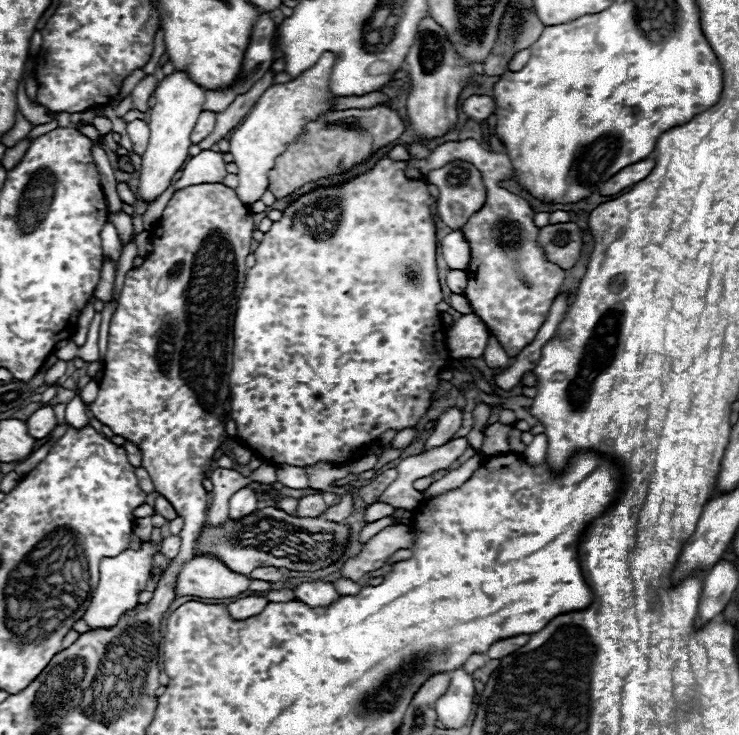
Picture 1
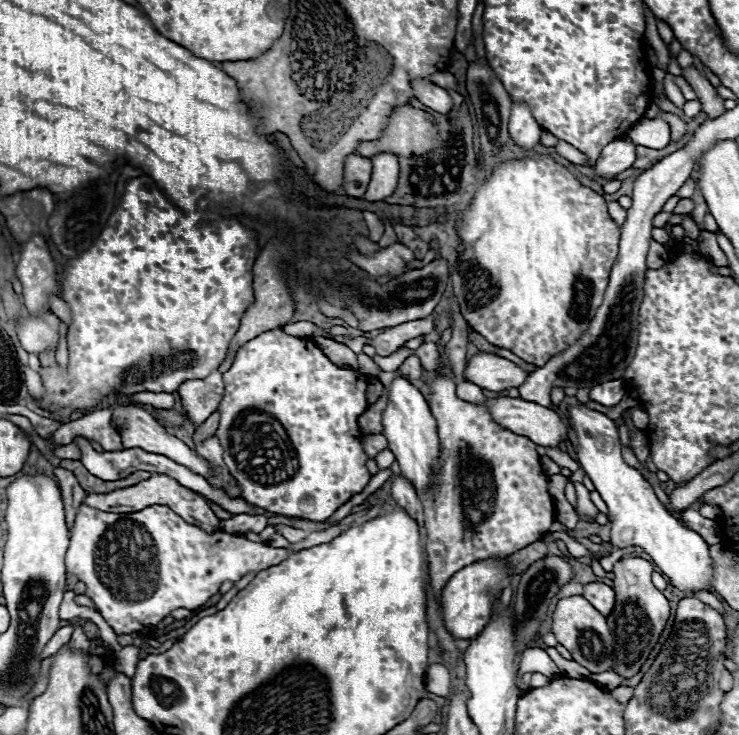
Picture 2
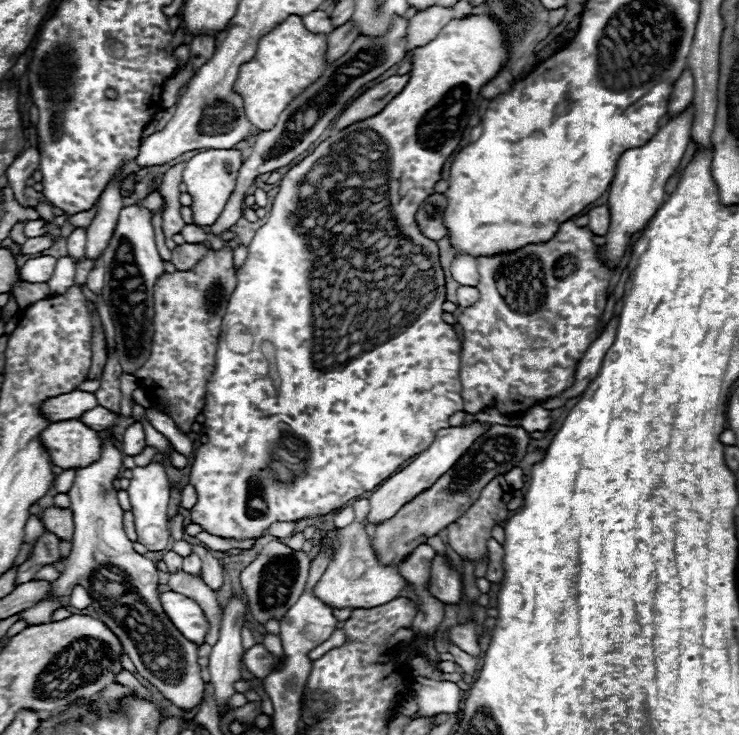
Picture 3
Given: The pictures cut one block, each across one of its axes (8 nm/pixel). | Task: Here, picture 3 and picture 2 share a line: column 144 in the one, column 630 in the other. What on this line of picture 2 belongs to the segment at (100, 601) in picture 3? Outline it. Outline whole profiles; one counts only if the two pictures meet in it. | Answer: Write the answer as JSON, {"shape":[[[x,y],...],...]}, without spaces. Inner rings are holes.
{"shape":[[[626,558],[614,564],[614,590],[616,590],[616,604],[612,614],[608,616],[608,624],[614,634],[614,672],[622,678],[632,678],[640,672],[642,664],[648,660],[652,648],[656,646],[664,624],[670,616],[668,600],[662,592],[652,584],[652,564],[644,558]]]}

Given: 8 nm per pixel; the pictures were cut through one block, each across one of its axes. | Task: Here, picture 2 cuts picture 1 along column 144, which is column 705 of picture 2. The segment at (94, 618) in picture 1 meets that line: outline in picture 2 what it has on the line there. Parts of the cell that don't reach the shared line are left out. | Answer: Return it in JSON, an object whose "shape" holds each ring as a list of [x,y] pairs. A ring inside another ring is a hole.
{"shape":[[[574,404],[568,408],[570,414],[570,422],[572,428],[576,432],[576,454],[578,454],[578,462],[584,468],[584,472],[588,474],[588,478],[594,482],[596,490],[600,492],[600,496],[604,498],[604,502],[608,504],[610,514],[614,516],[612,520],[612,544],[616,548],[630,548],[630,546],[638,546],[644,552],[648,552],[652,556],[652,560],[658,564],[658,568],[662,570],[664,576],[668,576],[668,580],[672,582],[672,586],[680,588],[680,590],[688,590],[688,592],[698,592],[698,590],[708,590],[712,592],[712,558],[708,554],[708,544],[702,540],[700,534],[684,528],[664,506],[662,502],[656,498],[654,488],[644,480],[644,476],[628,466],[622,460],[620,454],[620,438],[616,438],[618,428],[614,424],[614,420],[610,420],[608,416],[604,416],[602,412],[590,410],[584,404]]]}

